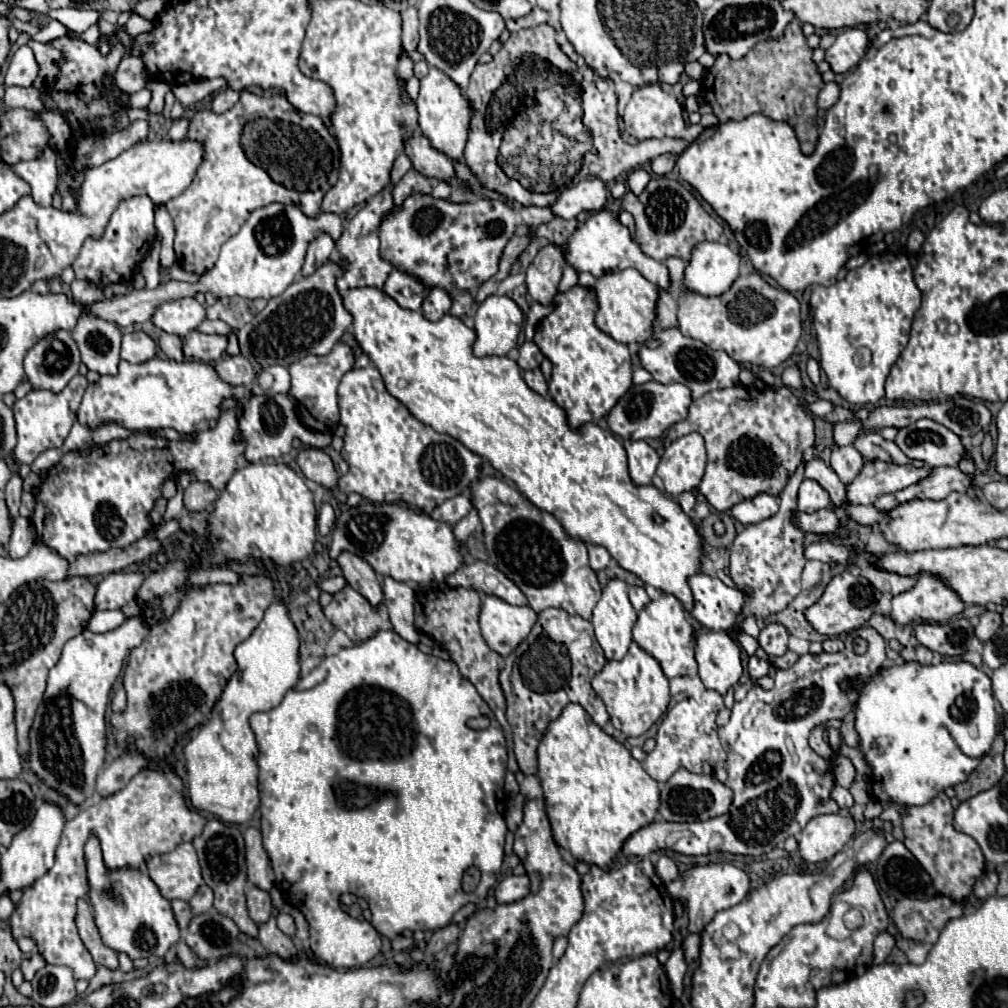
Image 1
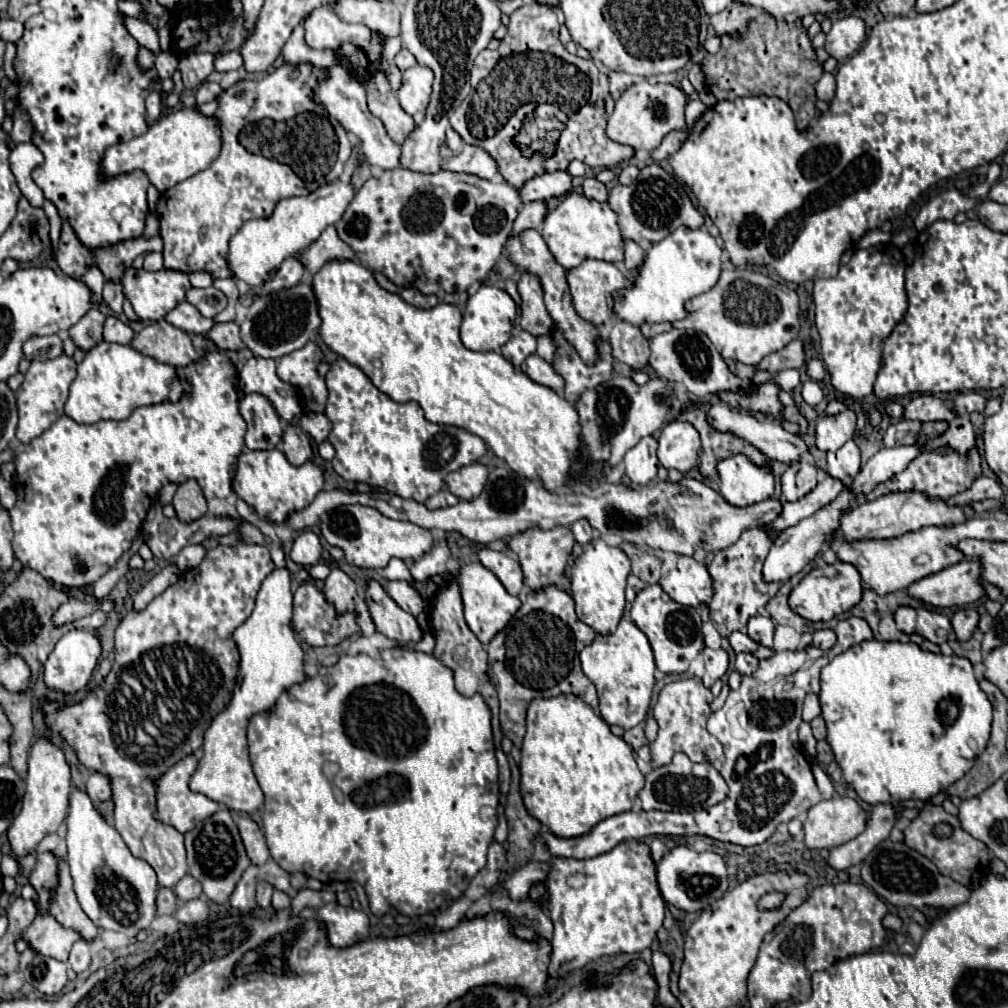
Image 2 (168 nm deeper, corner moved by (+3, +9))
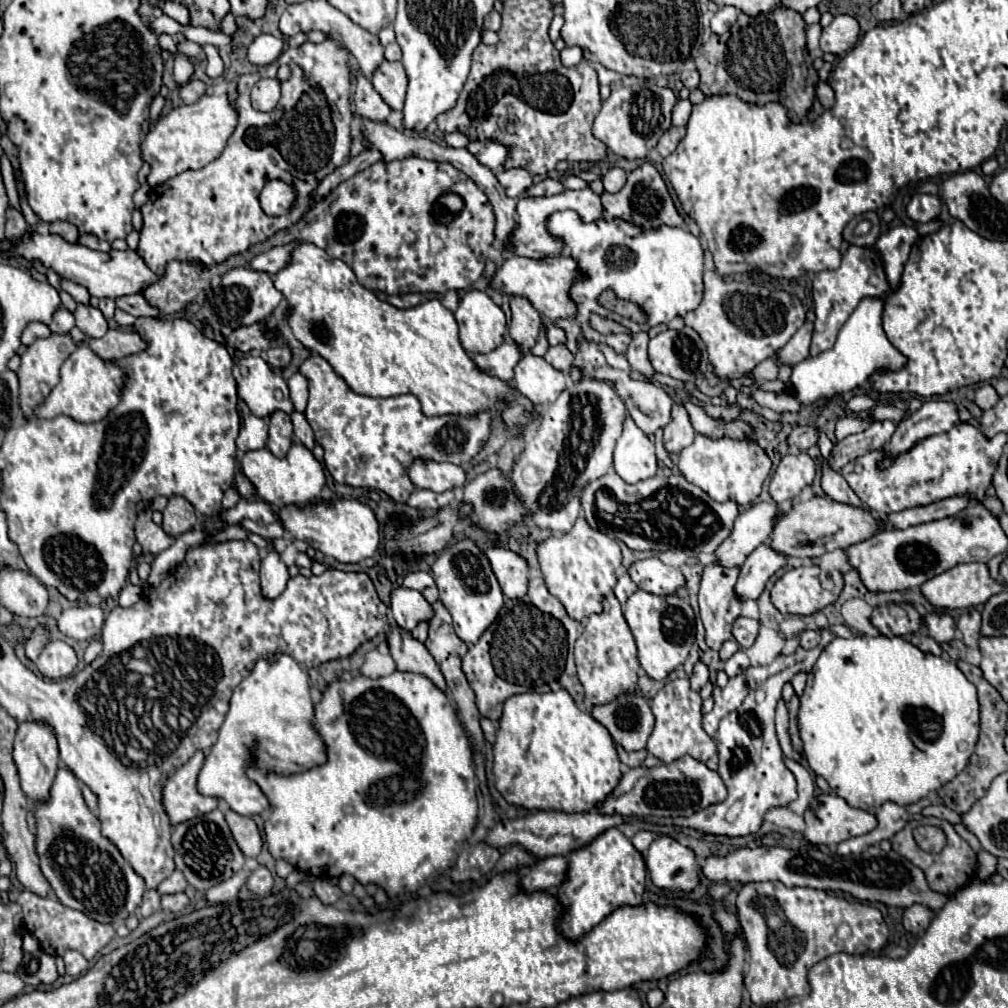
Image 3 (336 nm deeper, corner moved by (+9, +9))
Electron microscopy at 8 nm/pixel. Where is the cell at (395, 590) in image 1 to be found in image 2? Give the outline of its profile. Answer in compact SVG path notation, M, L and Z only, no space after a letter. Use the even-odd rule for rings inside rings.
M395 580L387 584L387 594L409 614L419 616L419 612L423 610L423 600L419 596L419 592L405 580Z

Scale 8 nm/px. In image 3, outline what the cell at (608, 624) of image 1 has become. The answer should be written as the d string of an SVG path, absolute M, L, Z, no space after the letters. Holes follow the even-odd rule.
M579 518L571 532L541 542L537 554L549 592L559 598L571 618L581 622L591 614L601 614L601 602L613 592L617 584L617 566L621 564L621 550L615 540L589 528L585 518Z

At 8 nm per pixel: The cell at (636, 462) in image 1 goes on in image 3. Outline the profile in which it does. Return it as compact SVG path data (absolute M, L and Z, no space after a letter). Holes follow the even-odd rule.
M627 418L623 426L623 434L617 440L613 458L617 474L629 484L657 474L655 444L631 418Z

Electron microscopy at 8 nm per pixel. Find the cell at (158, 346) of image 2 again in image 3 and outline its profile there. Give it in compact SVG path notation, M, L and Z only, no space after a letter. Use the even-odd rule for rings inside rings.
M109 330L103 338L89 340L89 346L107 360L125 358L129 354L139 354L145 350L145 340L133 330Z

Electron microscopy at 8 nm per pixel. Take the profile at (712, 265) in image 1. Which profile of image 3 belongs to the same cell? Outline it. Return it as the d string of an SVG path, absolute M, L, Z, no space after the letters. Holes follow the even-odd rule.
M563 210L563 212L555 212L549 222L547 222L547 228L553 236L559 236L565 240L567 248L571 250L571 256L579 262L581 270L587 274L587 278L577 278L573 288L571 288L571 298L577 302L579 306L579 312L577 312L577 320L581 322L581 334L587 338L587 340L597 340L597 342L605 342L609 344L611 348L615 348L617 352L625 352L629 342L631 342L631 336L639 330L649 330L651 326L659 324L659 322L671 322L675 316L685 316L687 312L695 310L699 304L701 304L701 298L703 298L703 246L701 246L701 240L697 236L693 236L689 230L683 230L683 228L671 228L671 226L659 226L659 228L651 228L651 230L643 230L643 228L637 228L629 222L623 222L623 220L613 220L613 222L607 222L607 220L597 220L597 222L591 222L591 224L583 224L579 214L573 212L573 210ZM605 288L611 288L617 298L621 300L627 300L627 302L633 302L637 304L645 316L647 316L647 322L645 324L637 324L625 316L619 316L615 312L609 312L607 308L603 308L599 302L597 302L597 296L605 290ZM597 312L601 316L607 316L615 322L619 322L621 326L625 326L629 332L625 334L599 334L597 330L591 328L589 324L589 316Z

